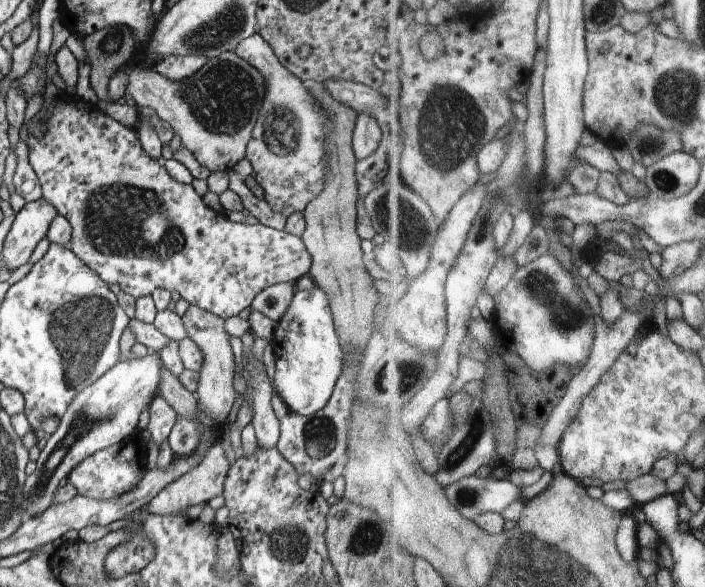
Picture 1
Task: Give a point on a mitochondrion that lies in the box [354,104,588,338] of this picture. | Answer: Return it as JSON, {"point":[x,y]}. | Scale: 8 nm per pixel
{"point":[402,217]}

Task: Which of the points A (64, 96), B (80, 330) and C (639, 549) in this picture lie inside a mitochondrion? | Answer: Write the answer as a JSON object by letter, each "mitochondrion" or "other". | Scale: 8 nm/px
{"A":"other","B":"mitochondrion","C":"other"}

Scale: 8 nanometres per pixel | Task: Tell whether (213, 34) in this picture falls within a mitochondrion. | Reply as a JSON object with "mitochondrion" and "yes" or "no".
{"mitochondrion":"yes"}

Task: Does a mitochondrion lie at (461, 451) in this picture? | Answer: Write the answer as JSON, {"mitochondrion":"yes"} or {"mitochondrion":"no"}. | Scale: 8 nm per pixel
{"mitochondrion":"yes"}

